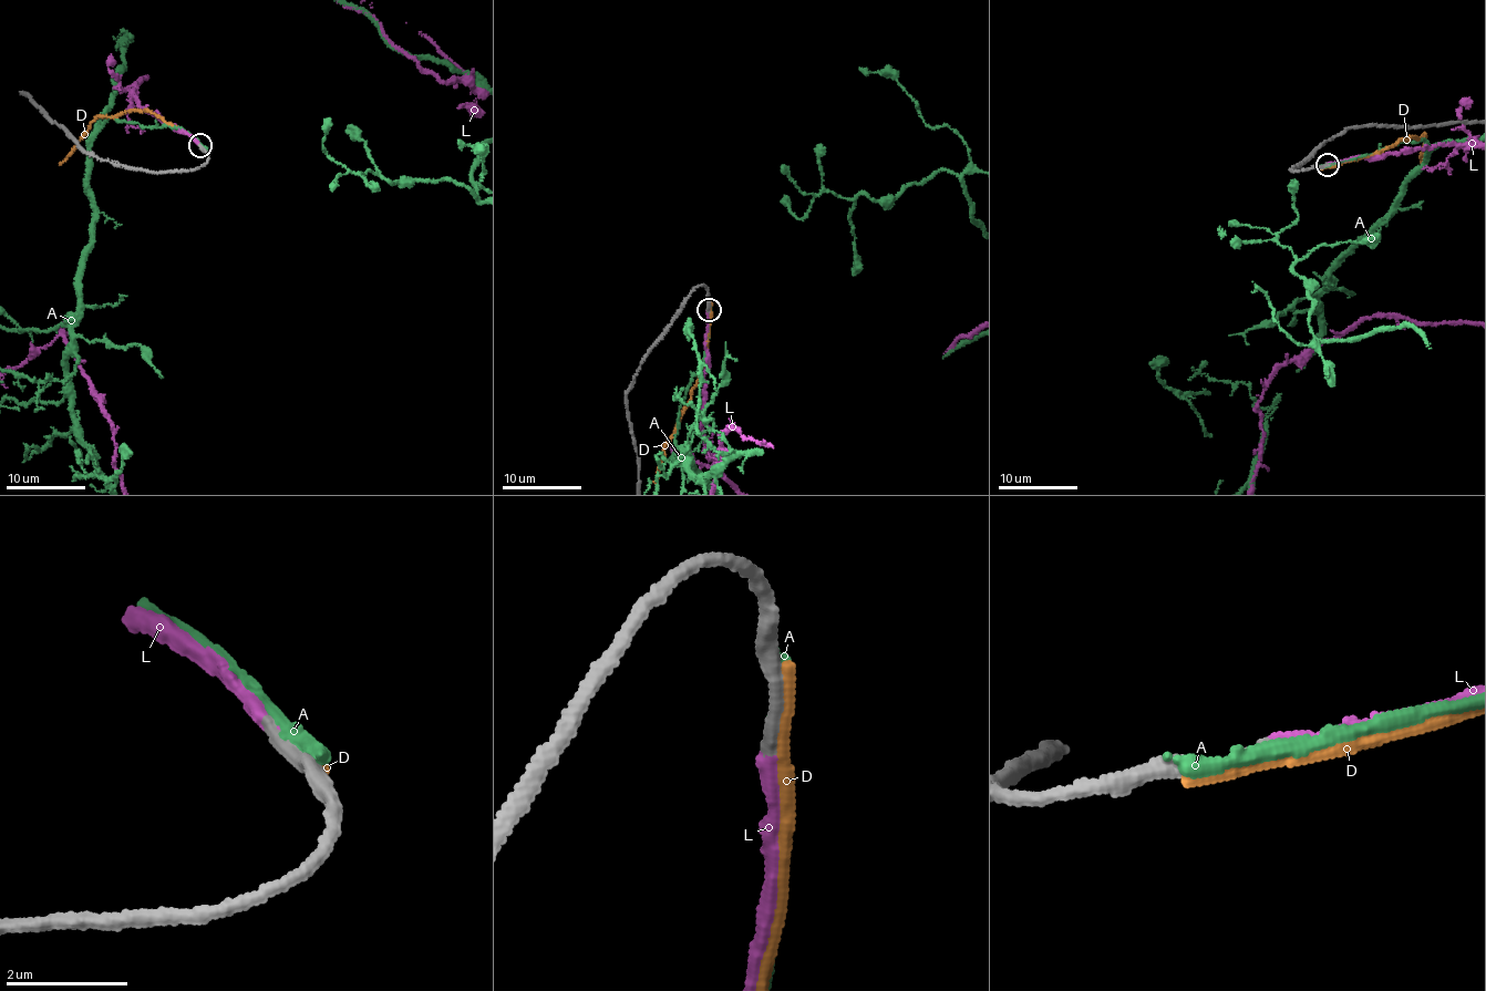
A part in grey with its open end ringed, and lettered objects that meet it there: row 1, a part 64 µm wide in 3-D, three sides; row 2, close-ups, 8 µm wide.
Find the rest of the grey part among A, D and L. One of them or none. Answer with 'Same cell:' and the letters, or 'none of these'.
Same cell: L

